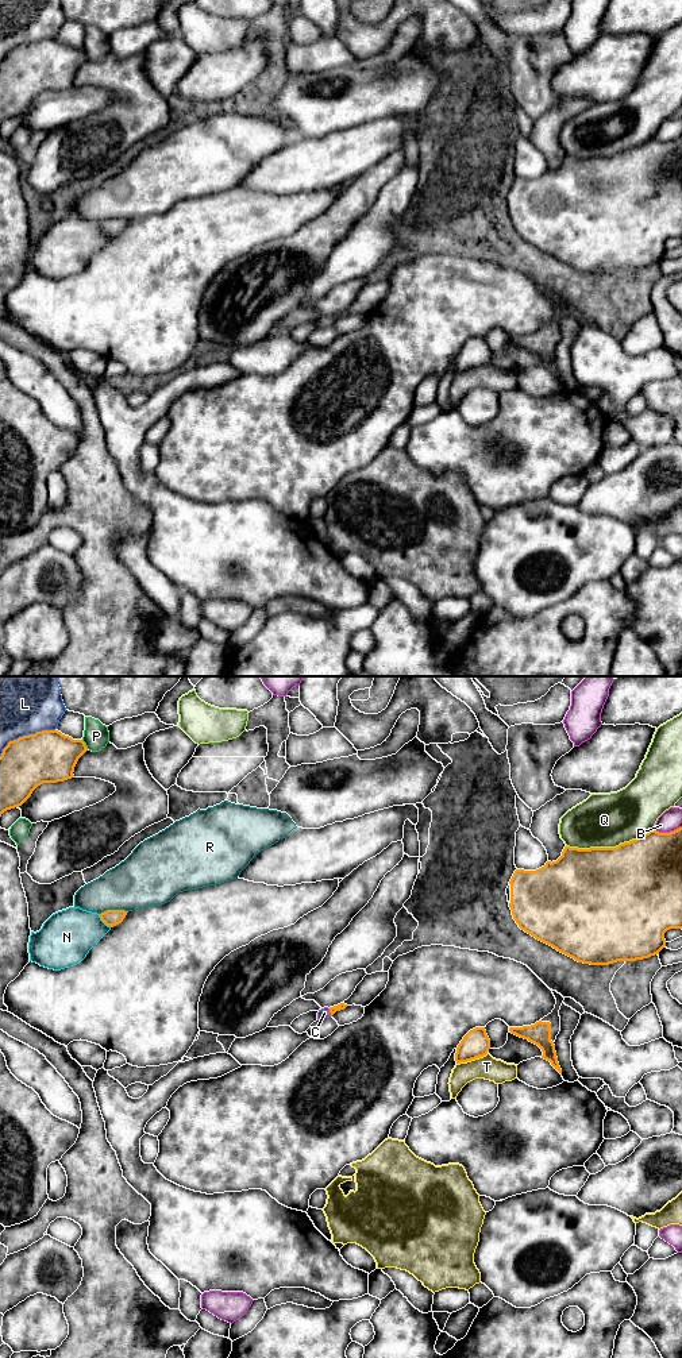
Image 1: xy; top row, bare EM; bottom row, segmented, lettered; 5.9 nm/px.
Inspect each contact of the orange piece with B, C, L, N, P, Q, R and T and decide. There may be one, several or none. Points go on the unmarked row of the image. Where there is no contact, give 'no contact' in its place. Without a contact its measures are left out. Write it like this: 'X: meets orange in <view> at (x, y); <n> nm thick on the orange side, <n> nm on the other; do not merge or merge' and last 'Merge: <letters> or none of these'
B: meets orange in xy at (667, 142); 400 nm thick on the orange side, 130 nm on the other; do not merge
C: meets orange in xy at (330, 320); 50 nm thick on the orange side, 70 nm on the other; merge
L: meets orange in xy at (24, 45); 320 nm thick on the orange side, 260 nm on the other; do not merge
N: meets orange in xy at (104, 231); 100 nm thick on the orange side, 320 nm on the other; do not merge
P: meets orange in xy at (84, 53); 320 nm thick on the orange side, 160 nm on the other; do not merge
Q: meets orange in xy at (609, 157); 500 nm thick on the orange side, 320 nm on the other; do not merge
R: meets orange in xy at (114, 219); 100 nm thick on the orange side, 320 nm on the other; do not merge
T: meets orange in xy at (471, 367); 170 nm thick on the orange side, 140 nm on the other; do not merge
Merge: C

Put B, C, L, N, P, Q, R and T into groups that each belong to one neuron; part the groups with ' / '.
B / C / L / N / P / Q / R / T

